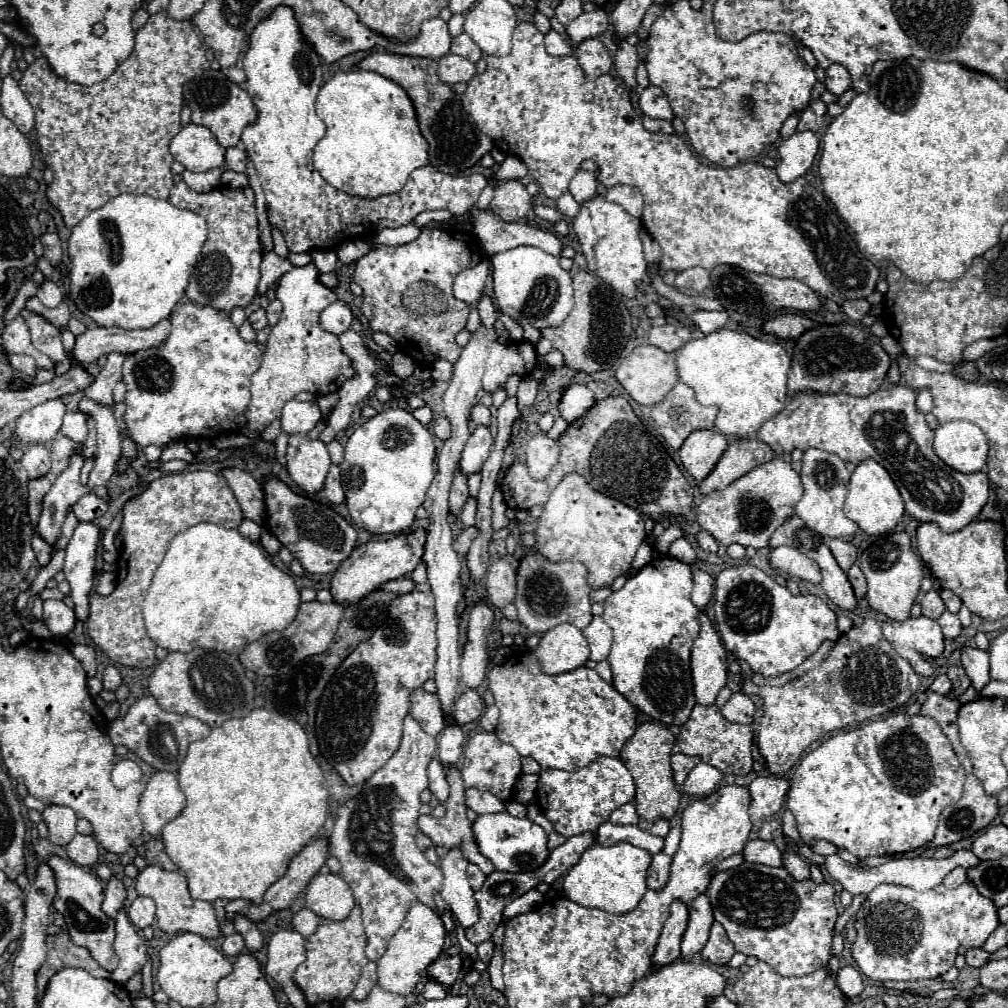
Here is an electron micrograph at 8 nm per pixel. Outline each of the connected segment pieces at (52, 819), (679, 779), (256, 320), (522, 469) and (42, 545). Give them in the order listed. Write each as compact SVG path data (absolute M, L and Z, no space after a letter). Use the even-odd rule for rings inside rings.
M48 805L42 811L42 817L50 831L48 839L54 841L54 845L68 845L76 835L76 813L70 807Z
M682 753L672 755L672 773L676 785L682 785L686 781L686 775L700 763L700 757L688 757Z
M256 309L256 311L252 311L252 313L248 315L248 321L252 323L252 327L254 327L256 331L268 327L268 319L266 319L266 311L264 311L264 309Z
M608 397L596 401L586 415L572 421L564 435L558 439L560 459L552 467L550 475L542 481L534 481L524 463L514 463L500 481L500 489L510 509L530 509L544 505L552 489L568 473L580 473L592 485L592 489L622 501L624 505L650 515L686 515L692 509L694 489L664 445L646 431L642 421L634 415L626 397Z
M34 535L34 537L32 537L32 549L34 549L36 559L38 559L38 563L40 563L42 567L50 563L50 559L52 559L52 547L50 547L44 539L38 539L38 535Z

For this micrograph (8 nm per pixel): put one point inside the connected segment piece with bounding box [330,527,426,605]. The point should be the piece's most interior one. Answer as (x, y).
(370, 565)

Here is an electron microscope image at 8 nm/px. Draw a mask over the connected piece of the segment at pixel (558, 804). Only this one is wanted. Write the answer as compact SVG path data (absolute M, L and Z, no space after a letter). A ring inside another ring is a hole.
M598 757L588 767L582 767L574 773L560 769L540 771L536 797L540 811L554 825L554 829L564 837L572 837L586 831L596 831L608 821L614 809L634 801L634 791L634 779L618 757Z

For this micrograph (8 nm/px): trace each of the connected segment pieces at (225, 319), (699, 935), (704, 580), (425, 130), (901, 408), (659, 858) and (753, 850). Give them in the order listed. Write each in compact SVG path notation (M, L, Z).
M186 301L178 303L170 315L170 335L154 349L142 349L130 353L124 361L124 383L126 383L126 413L124 421L132 439L140 447L160 445L180 439L218 437L222 433L244 429L244 411L250 403L250 377L260 367L262 349L258 343L244 341L230 321L230 315L214 311L214 307L202 307Z
M702 893L690 905L688 929L686 929L684 939L682 939L682 957L692 957L692 955L702 951L702 947L708 941L708 933L710 933L712 923L714 923L712 907L710 907L708 897Z
M692 565L692 579L694 579L694 589L692 589L692 603L698 609L706 609L708 601L712 599L712 585L714 585L714 577L708 575L706 571L698 569L696 565Z
M376 51L376 53L368 55L358 67L380 73L386 79L392 79L408 93L408 97L412 99L416 113L418 113L420 131L430 145L430 151L428 151L430 165L434 165L438 171L448 173L448 175L462 173L462 171L474 167L486 153L492 151L492 147L494 147L492 139L488 135L484 135L482 131L478 131L476 123L462 109L462 103L460 103L458 95L452 91L452 87L438 79L434 59L406 57L406 55L396 55L396 53L388 53L388 51Z
M900 385L894 389L878 389L868 397L800 391L788 399L782 413L760 427L760 441L768 443L776 453L788 455L794 449L806 451L808 447L816 447L836 453L842 461L854 465L872 457L890 473L906 511L914 519L938 523L942 531L954 533L972 523L988 503L990 481L984 471L964 475L948 467L934 453L932 437L934 431L916 407L916 391Z
M666 853L652 855L652 865L648 869L648 887L652 891L660 891L670 879L670 863L672 859Z
M748 839L742 849L742 857L744 857L744 861L750 861L750 863L782 867L782 853L772 841Z

